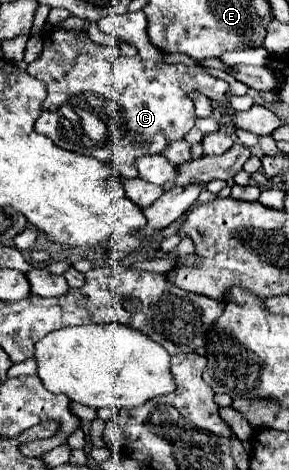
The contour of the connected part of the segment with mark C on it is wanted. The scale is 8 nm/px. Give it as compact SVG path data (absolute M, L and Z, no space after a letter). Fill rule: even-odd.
M53 30L45 38L41 56L27 66L27 72L31 76L43 80L47 86L47 98L41 106L41 116L35 122L35 132L51 138L53 144L63 150L91 156L101 162L117 160L117 162L133 166L135 158L141 158L145 154L159 154L165 148L165 144L169 144L173 140L183 140L185 132L189 128L193 128L193 122L195 122L195 108L189 98L191 90L205 94L209 100L229 100L231 106L235 102L235 96L229 96L229 84L223 82L221 78L213 78L207 72L203 72L199 68L189 68L185 64L165 64L165 62L143 60L139 56L125 56L119 50L119 46L95 44L87 36L87 32ZM75 106L91 112L101 122L105 122L107 132L101 142L95 142L95 144L77 144L75 142L75 114L71 112L71 110L75 110Z

